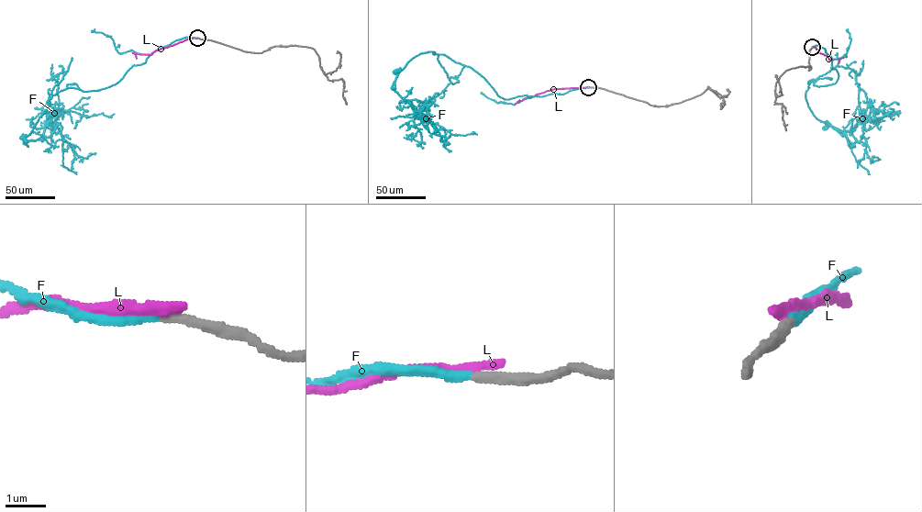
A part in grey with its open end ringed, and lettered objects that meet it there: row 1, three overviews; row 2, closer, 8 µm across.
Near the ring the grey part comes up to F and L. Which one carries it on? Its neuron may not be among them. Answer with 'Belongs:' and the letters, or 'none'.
Belongs: F

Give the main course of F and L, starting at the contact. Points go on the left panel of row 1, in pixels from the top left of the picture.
F: (197, 38), (186, 37), (156, 50), (105, 88), (61, 90), (48, 101), (48, 107), (23, 137)
L: (197, 38), (188, 38), (151, 54), (136, 53), (136, 58)

